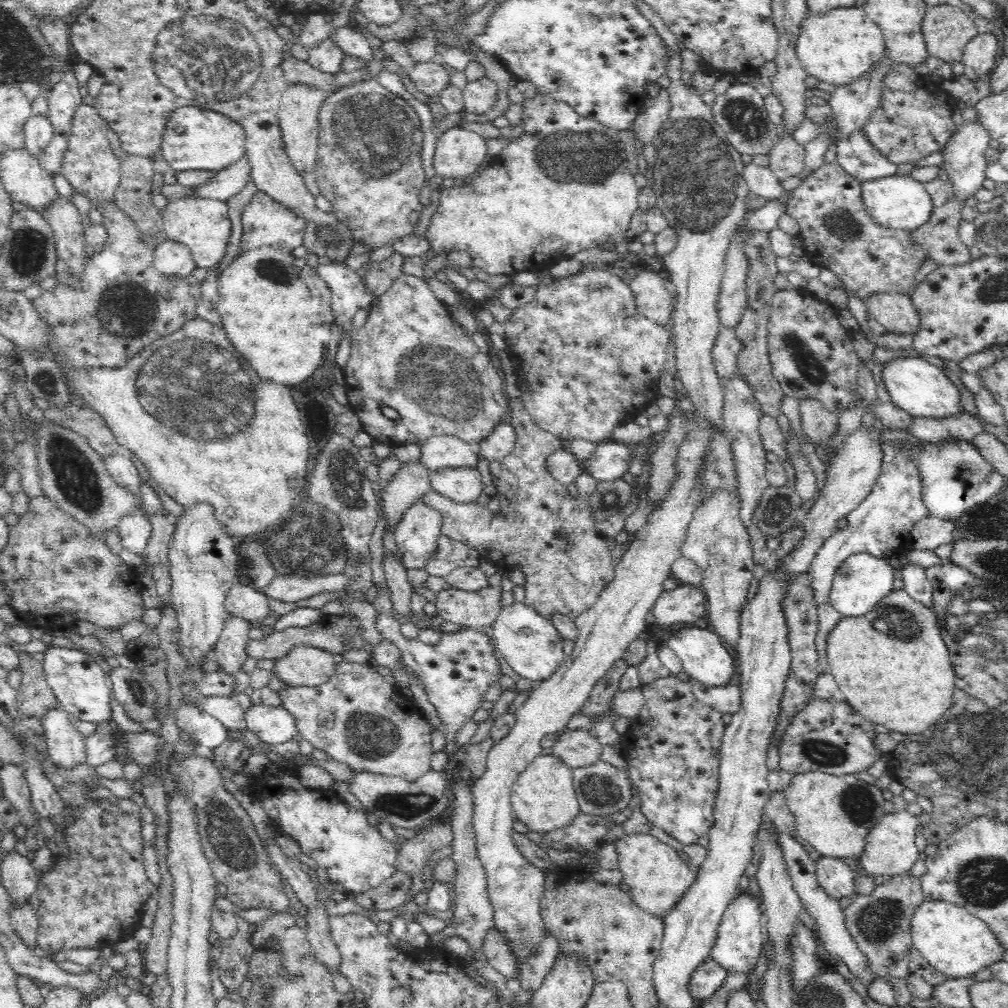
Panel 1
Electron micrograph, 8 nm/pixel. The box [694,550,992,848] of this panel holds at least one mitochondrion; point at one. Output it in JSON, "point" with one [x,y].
{"point":[897,624]}

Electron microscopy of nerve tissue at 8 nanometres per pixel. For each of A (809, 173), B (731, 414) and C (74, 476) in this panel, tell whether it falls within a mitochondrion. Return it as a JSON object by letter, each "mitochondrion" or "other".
{"A":"other","B":"other","C":"mitochondrion"}

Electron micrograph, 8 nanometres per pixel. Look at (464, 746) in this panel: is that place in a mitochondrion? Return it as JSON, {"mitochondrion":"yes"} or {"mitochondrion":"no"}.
{"mitochondrion":"no"}

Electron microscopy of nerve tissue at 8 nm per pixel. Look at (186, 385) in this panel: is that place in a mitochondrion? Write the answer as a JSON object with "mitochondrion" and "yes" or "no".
{"mitochondrion":"yes"}

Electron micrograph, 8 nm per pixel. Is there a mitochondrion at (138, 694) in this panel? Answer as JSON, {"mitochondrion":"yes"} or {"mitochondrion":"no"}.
{"mitochondrion":"yes"}

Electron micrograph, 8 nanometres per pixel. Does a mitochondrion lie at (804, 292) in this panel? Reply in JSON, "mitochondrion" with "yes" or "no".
{"mitochondrion":"no"}

